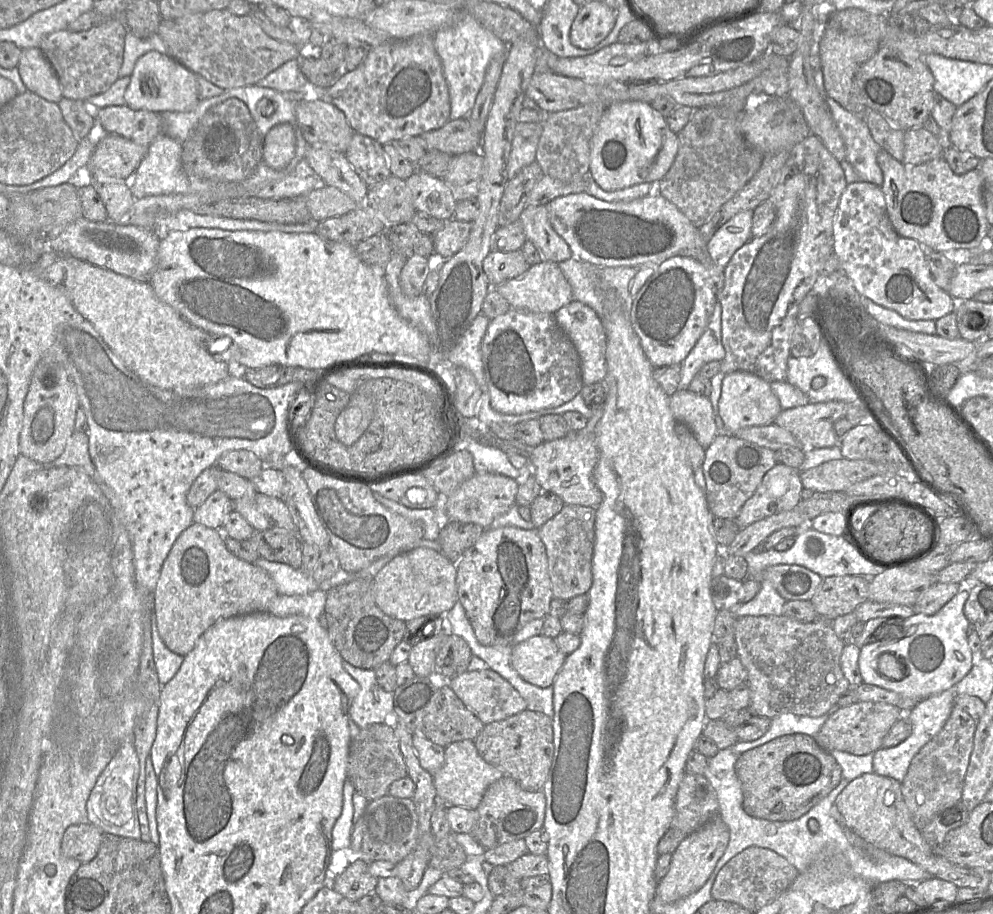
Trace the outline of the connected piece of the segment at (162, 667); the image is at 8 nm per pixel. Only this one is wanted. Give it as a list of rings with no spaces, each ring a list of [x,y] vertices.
[[[155,611],[151,614],[151,638],[157,676],[160,684],[164,685],[179,671],[184,657],[170,651],[162,641],[158,631]]]

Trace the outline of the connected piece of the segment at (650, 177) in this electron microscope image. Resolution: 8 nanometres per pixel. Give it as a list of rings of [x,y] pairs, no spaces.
[[[617,102],[605,109],[590,141],[590,175],[605,191],[659,181],[673,164],[678,147],[677,134],[649,103]]]

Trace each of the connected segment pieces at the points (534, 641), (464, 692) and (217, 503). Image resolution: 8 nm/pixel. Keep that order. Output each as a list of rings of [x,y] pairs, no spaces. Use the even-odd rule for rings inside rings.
[[[537,635],[513,646],[510,663],[526,682],[547,688],[553,684],[565,658],[552,638]]]
[[[490,668],[479,671],[465,671],[448,681],[459,699],[486,725],[506,719],[527,709],[526,701],[516,689]]]
[[[214,491],[206,501],[194,509],[194,522],[211,529],[222,530],[228,515],[234,508],[233,501],[222,491]]]

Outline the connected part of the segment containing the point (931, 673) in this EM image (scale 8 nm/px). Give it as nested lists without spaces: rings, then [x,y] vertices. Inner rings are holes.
[[[959,591],[936,614],[928,616],[917,613],[904,619],[904,636],[901,639],[883,639],[861,647],[858,666],[863,682],[919,702],[948,690],[961,681],[974,664],[973,655],[968,645],[971,624],[963,611],[968,596],[968,592]],[[883,653],[890,653],[896,657],[899,672],[903,665],[902,679],[894,680],[879,674],[878,660]]]

